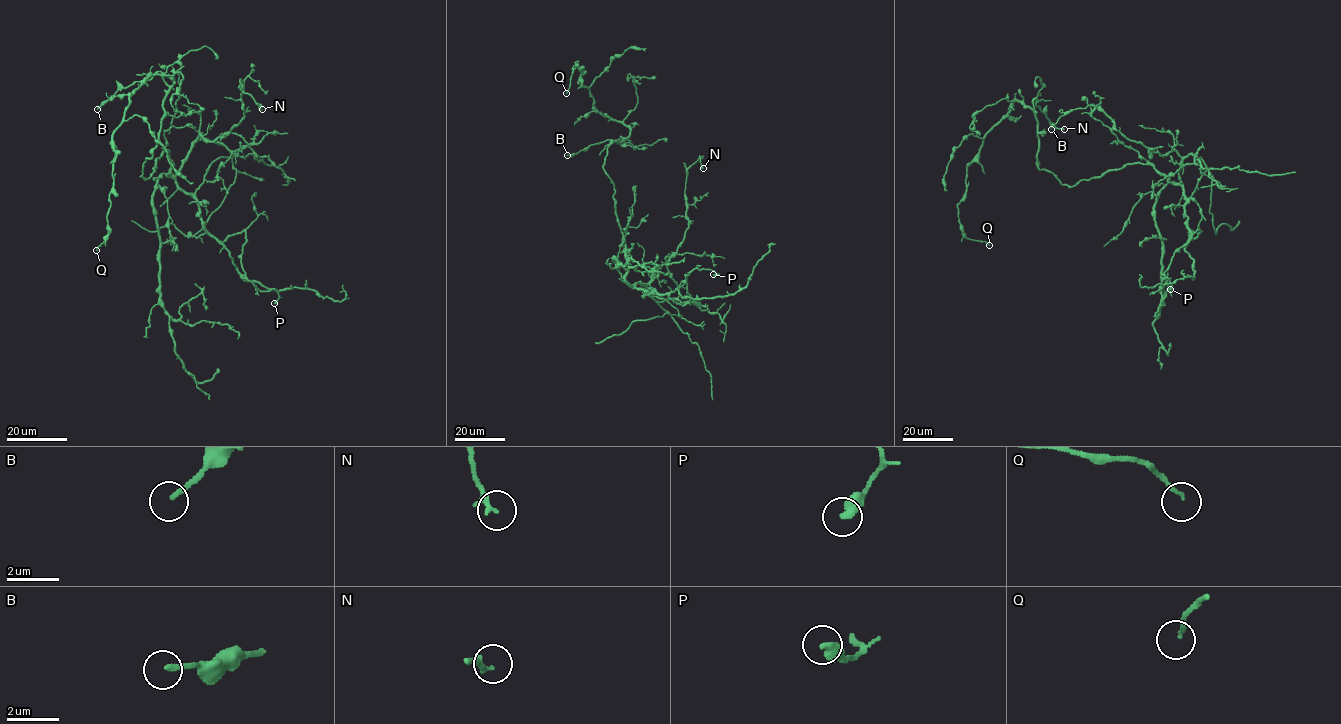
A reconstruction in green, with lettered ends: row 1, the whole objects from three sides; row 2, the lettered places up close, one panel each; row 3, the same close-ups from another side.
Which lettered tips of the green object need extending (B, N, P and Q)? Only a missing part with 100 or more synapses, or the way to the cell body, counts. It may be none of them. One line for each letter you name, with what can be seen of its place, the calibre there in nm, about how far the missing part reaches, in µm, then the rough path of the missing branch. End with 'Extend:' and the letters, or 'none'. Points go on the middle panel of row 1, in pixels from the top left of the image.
Extend: none

